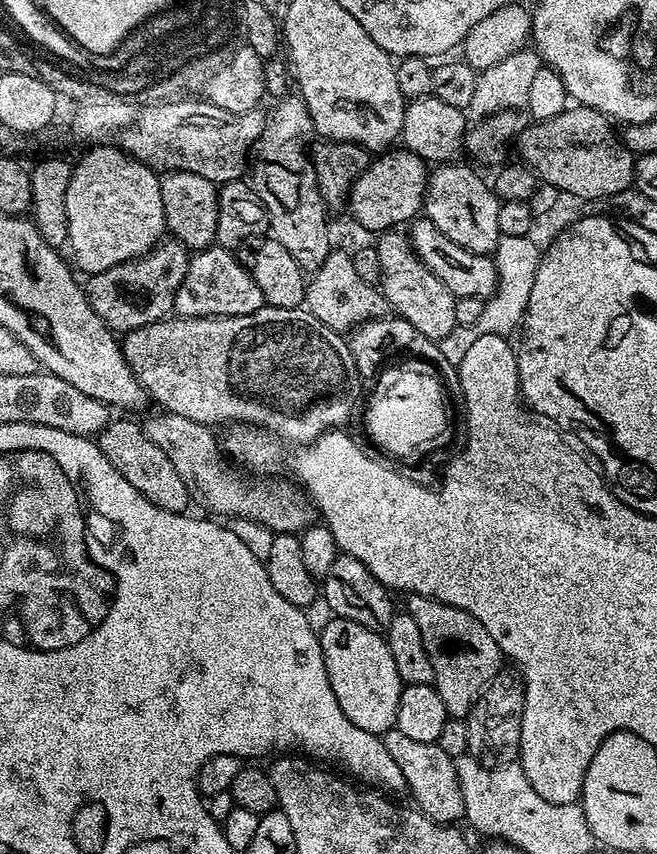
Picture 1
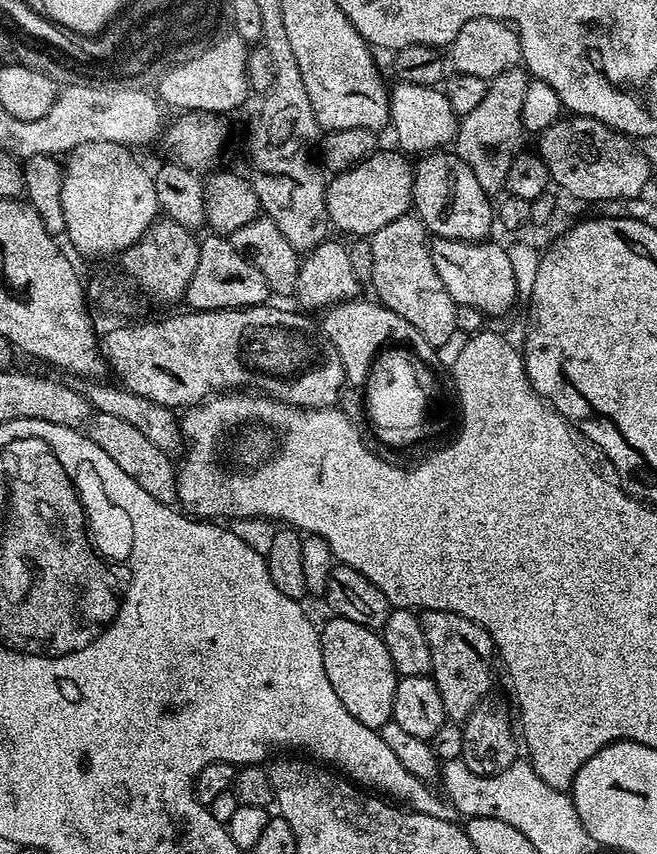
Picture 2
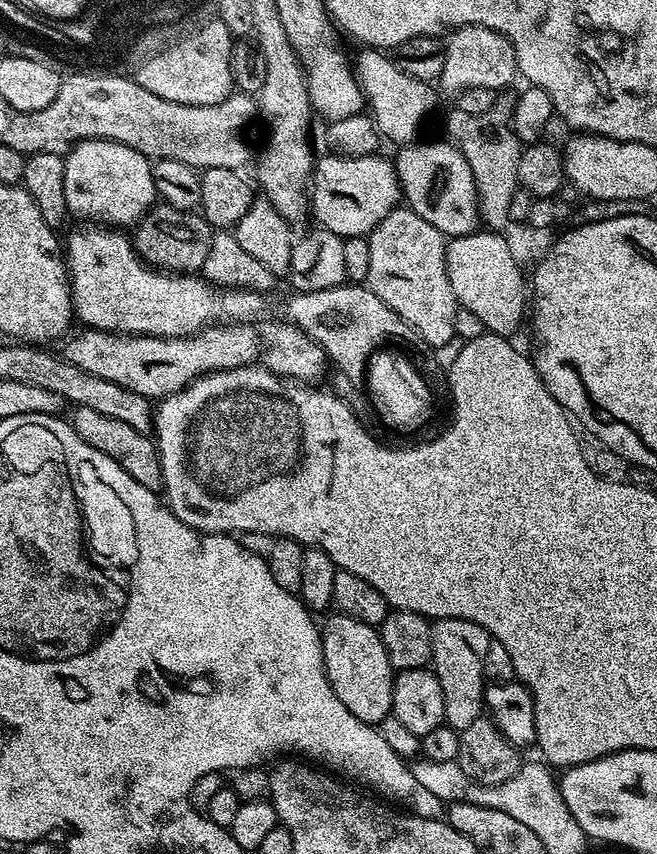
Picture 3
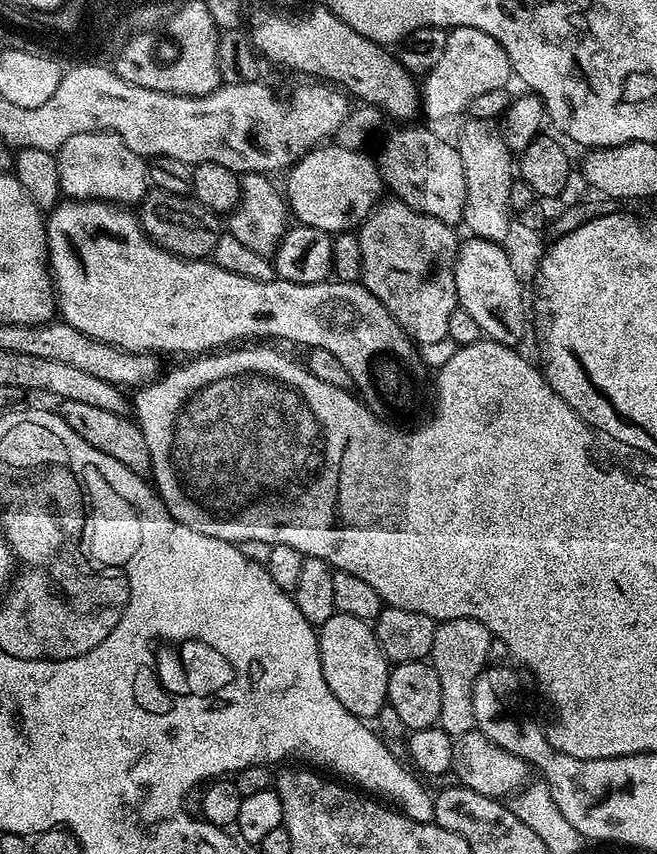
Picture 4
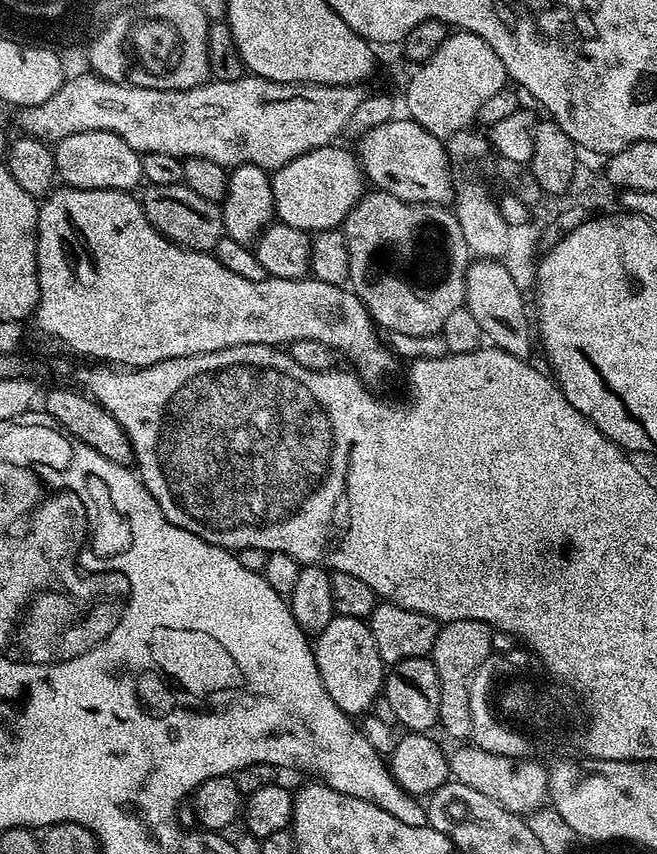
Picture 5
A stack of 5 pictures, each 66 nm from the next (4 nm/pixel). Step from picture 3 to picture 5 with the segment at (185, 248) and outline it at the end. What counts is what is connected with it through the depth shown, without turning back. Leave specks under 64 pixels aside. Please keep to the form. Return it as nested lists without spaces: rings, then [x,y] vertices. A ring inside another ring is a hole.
[[[148,184],[143,189],[142,203],[146,218],[160,233],[173,240],[178,246],[189,248],[195,252],[211,253],[218,242],[225,239],[224,223],[220,213],[221,205],[210,198],[202,198],[185,184]],[[145,191],[145,192],[144,192]]]

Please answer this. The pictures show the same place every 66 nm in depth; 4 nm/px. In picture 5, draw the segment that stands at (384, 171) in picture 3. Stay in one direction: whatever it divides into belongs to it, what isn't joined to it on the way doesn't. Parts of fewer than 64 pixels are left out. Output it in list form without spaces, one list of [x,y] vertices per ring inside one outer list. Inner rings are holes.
[[[315,148],[271,173],[275,219],[309,234],[340,228],[352,207],[366,192],[360,161],[344,148]]]

